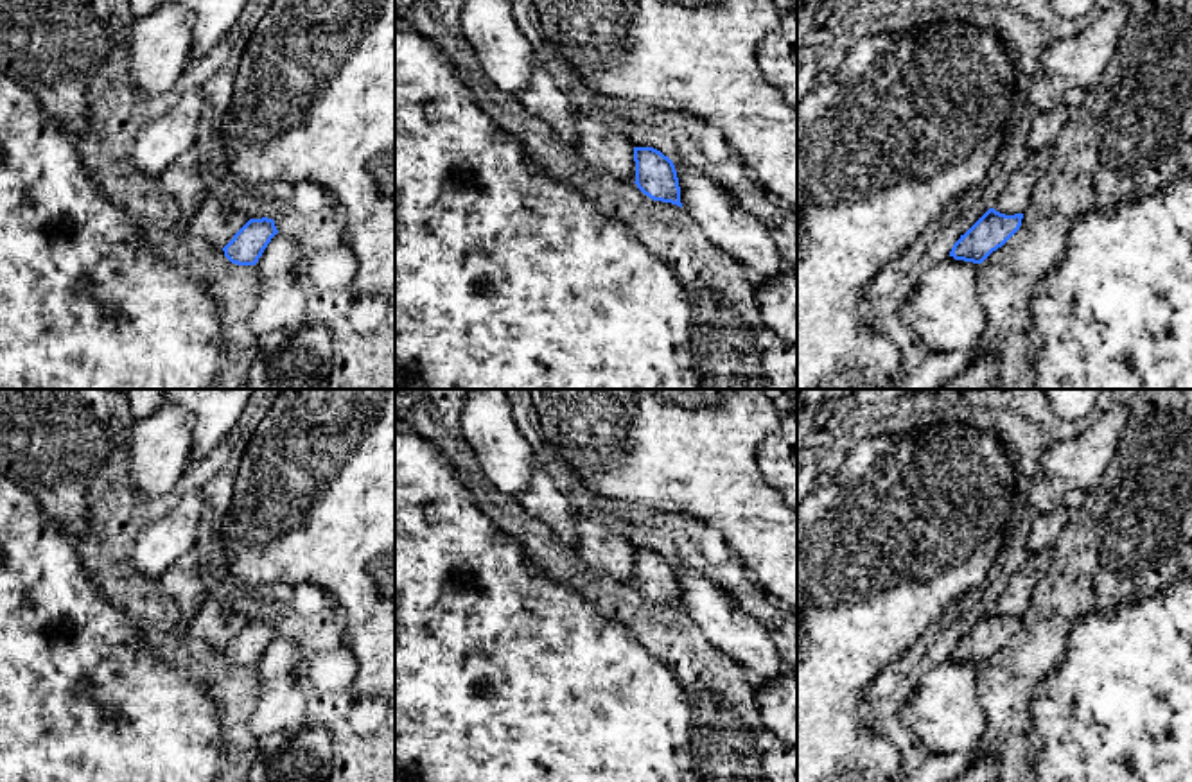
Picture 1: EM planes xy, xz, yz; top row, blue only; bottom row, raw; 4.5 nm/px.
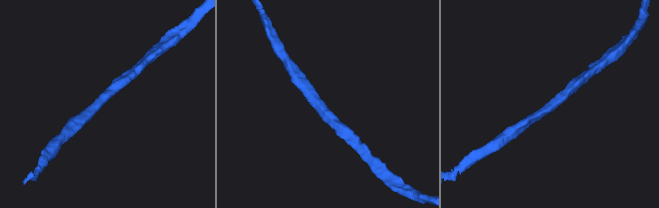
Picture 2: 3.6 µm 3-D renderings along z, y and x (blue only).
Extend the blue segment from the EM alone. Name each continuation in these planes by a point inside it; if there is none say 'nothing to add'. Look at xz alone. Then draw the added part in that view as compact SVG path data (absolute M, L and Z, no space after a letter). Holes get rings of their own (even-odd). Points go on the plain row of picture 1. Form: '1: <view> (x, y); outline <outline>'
nothing to add

